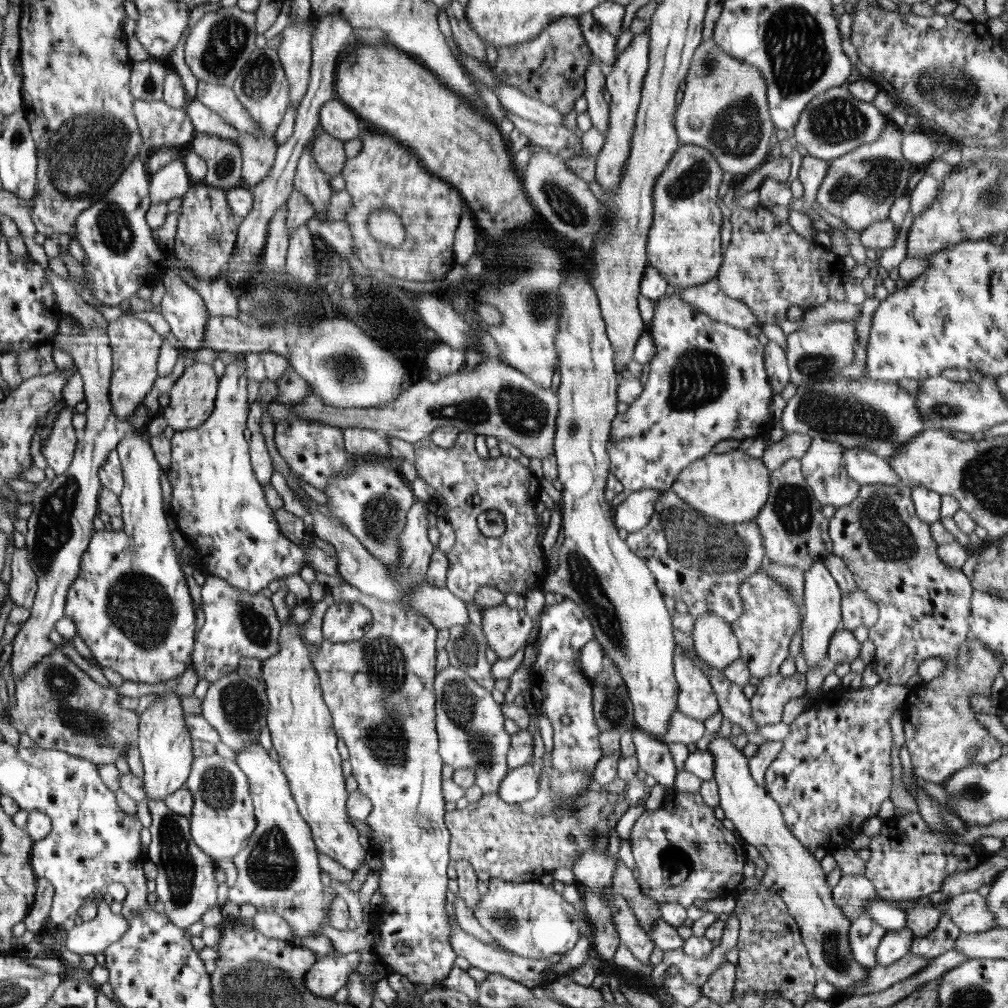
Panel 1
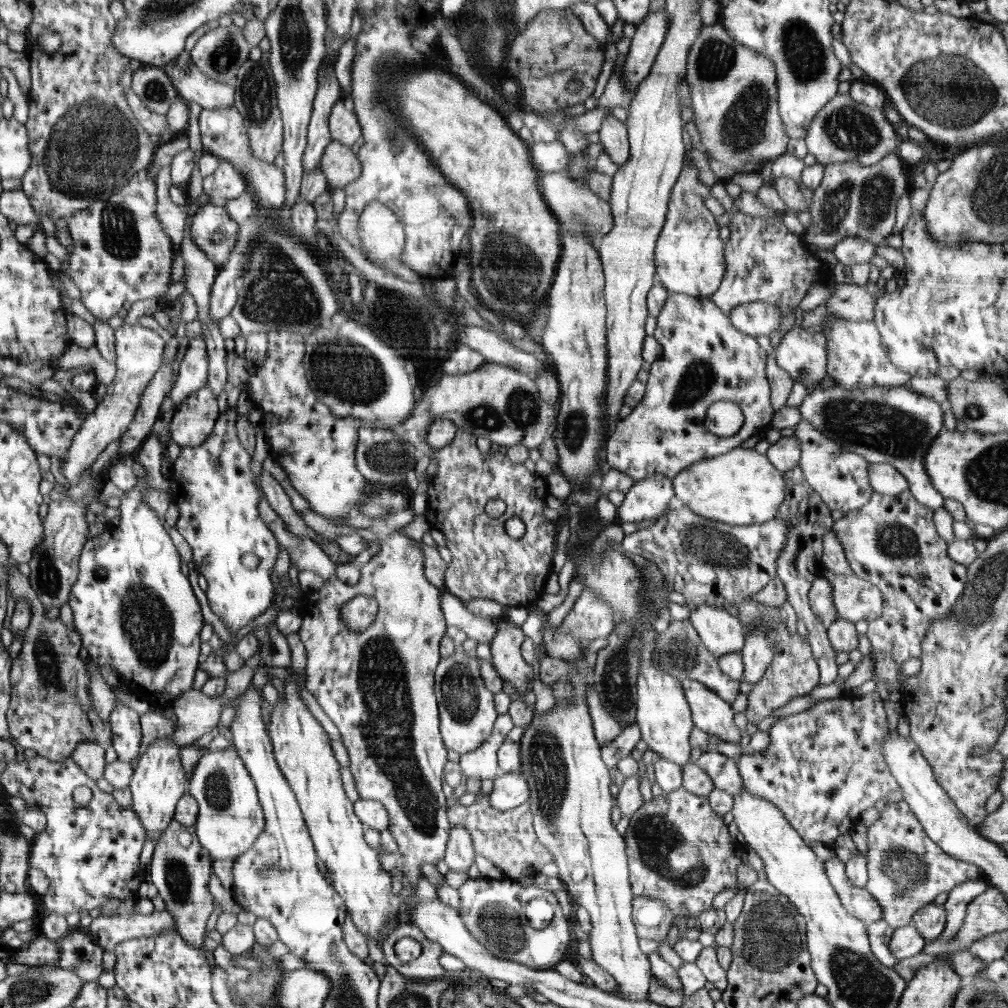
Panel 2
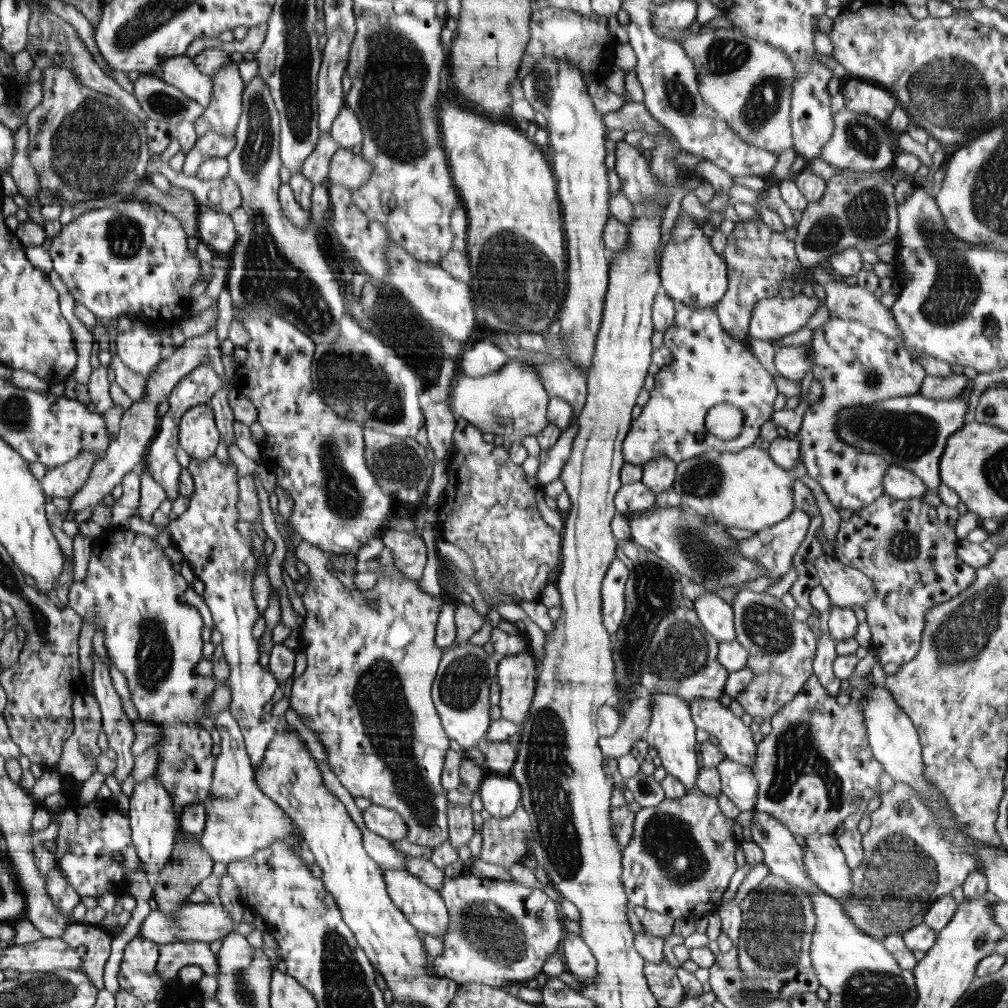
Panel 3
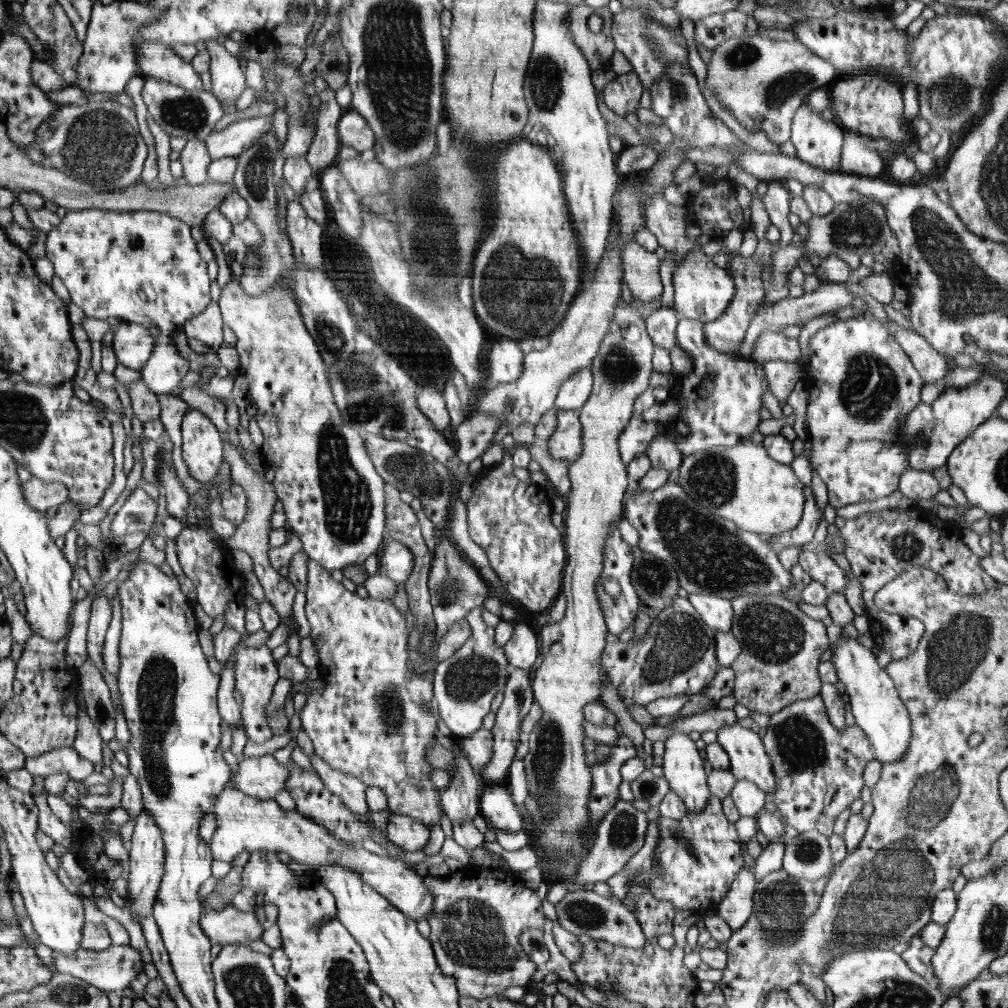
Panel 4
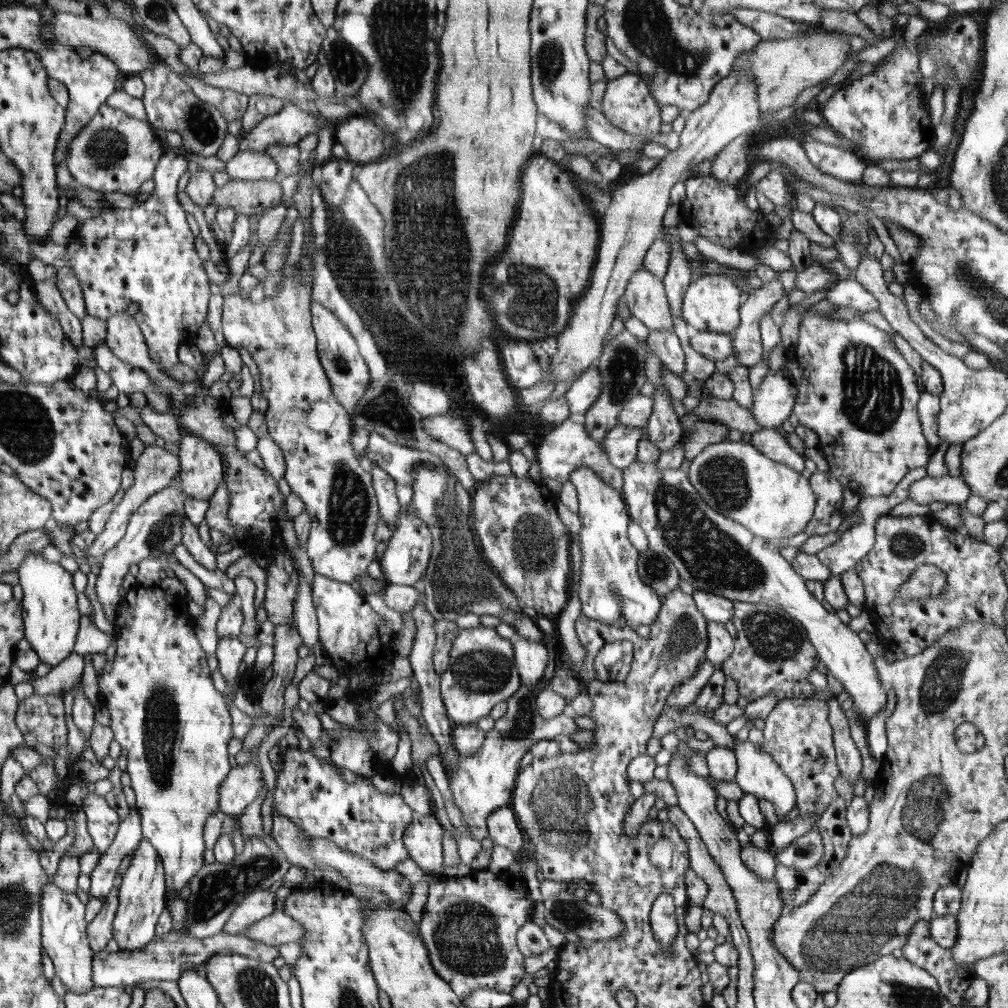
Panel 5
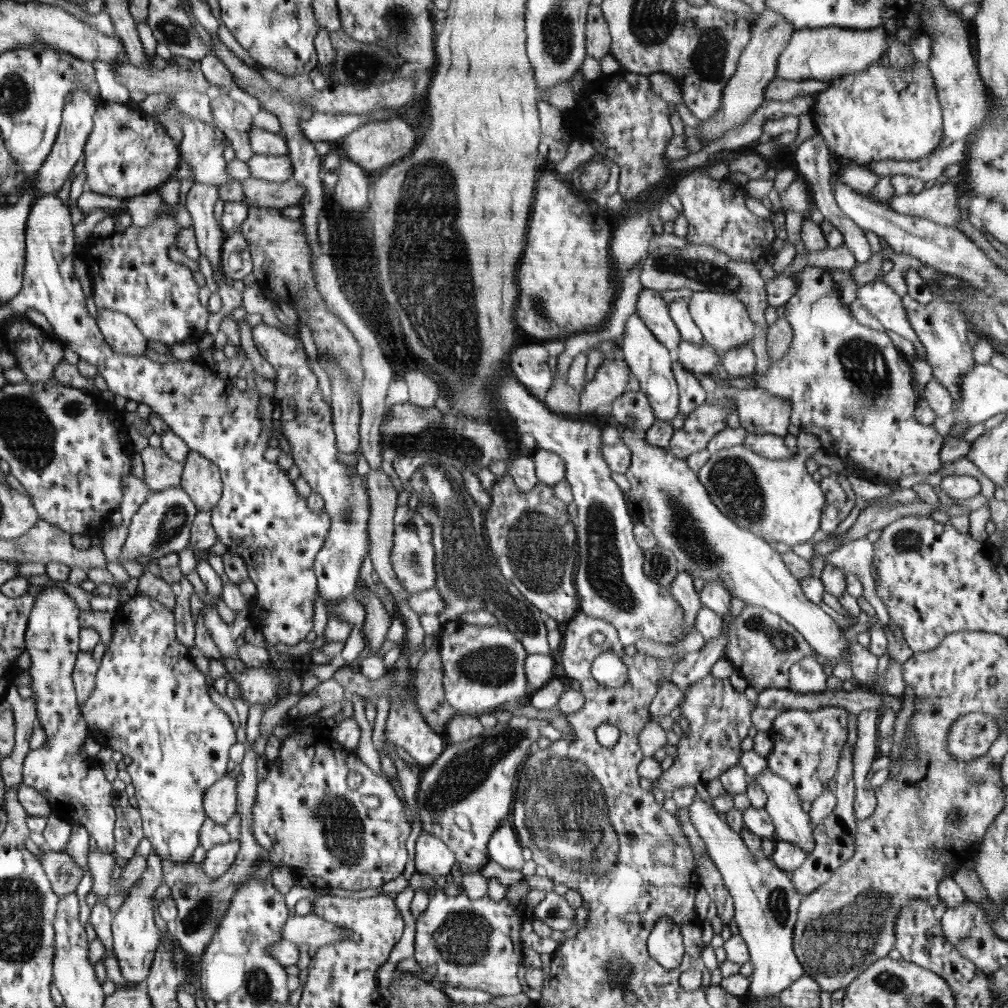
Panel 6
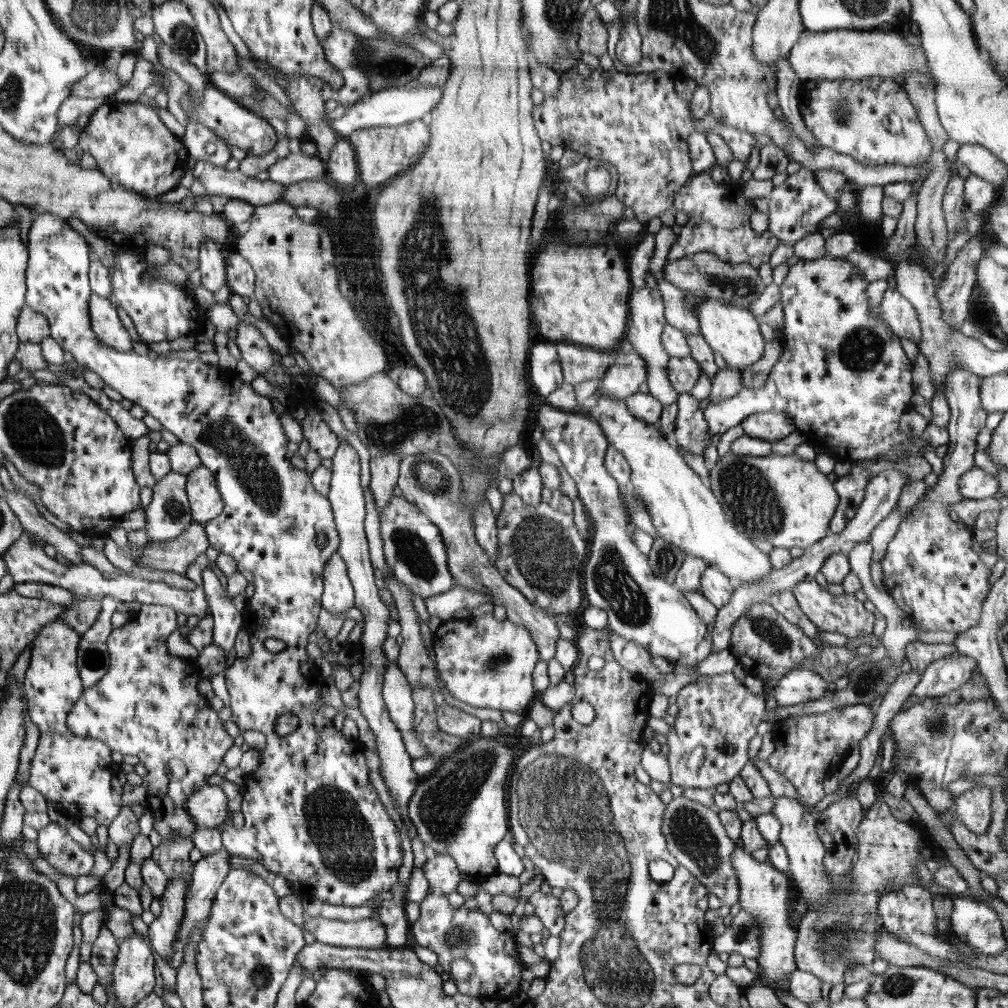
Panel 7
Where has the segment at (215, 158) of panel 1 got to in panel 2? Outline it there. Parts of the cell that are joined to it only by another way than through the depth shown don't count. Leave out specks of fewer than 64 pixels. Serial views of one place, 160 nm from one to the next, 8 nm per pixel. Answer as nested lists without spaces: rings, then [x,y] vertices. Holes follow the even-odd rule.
[[[220,158],[218,168],[208,178],[204,177],[204,192],[210,195],[210,202],[224,206],[227,200],[236,198],[248,188],[247,181],[238,168],[226,159]]]

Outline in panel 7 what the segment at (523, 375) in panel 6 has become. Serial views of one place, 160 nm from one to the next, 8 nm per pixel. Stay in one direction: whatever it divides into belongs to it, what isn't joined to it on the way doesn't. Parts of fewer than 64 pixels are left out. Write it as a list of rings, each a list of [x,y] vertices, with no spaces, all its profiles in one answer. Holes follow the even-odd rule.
[[[533,342],[529,350],[527,376],[535,396],[547,397],[564,382],[561,362],[553,342]]]

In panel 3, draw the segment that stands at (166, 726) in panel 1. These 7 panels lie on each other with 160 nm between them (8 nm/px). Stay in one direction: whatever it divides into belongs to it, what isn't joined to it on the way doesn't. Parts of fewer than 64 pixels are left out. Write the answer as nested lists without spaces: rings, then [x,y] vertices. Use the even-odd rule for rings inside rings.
[[[154,776],[142,779],[134,785],[129,798],[129,815],[131,816],[133,842],[140,860],[144,863],[142,870],[147,874],[162,870],[171,858],[176,845],[177,816],[171,794]]]

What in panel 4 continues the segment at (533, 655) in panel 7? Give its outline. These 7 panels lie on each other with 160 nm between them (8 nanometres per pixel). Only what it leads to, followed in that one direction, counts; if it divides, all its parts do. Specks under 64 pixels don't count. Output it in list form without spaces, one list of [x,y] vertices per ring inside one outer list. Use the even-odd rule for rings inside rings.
[[[482,607],[473,608],[465,616],[472,636],[452,656],[440,661],[433,674],[435,713],[442,728],[458,741],[483,728],[484,717],[491,711],[492,699],[503,692],[511,672],[503,647],[494,643],[495,628],[484,623],[482,611]]]

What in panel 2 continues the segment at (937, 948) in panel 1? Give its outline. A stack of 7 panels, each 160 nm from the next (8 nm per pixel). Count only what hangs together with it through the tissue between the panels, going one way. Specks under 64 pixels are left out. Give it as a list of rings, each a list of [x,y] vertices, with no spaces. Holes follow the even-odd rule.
[[[982,877],[970,879],[957,884],[949,891],[948,898],[943,907],[946,911],[946,928],[940,939],[947,941],[957,936],[958,931],[964,925],[964,917],[968,904],[972,902],[981,892],[984,892],[989,885]]]

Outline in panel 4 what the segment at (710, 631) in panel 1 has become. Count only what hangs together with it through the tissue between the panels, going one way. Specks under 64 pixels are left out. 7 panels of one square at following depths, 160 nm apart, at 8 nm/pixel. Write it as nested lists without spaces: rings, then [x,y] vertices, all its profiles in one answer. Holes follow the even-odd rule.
[[[689,594],[688,600],[712,630],[715,632],[731,630],[733,607],[726,598],[719,598],[715,595]]]

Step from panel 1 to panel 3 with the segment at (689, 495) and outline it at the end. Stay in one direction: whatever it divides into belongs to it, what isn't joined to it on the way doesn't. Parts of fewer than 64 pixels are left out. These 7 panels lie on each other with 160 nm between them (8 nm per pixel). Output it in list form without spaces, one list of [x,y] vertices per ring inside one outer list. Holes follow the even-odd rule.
[[[750,446],[739,452],[710,451],[704,455],[680,462],[677,465],[673,490],[680,496],[681,504],[698,515],[712,517],[724,527],[736,527],[753,533],[772,528],[786,520],[796,509],[794,507],[794,477],[791,472],[780,468],[769,456],[767,449]]]

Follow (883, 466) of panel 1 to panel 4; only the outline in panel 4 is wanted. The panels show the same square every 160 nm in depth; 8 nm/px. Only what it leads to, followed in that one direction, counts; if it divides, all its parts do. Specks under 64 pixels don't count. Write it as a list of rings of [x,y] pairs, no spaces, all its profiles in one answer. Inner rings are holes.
[[[912,468],[900,476],[898,490],[915,503],[920,500],[932,501],[942,491],[932,473],[913,470]]]

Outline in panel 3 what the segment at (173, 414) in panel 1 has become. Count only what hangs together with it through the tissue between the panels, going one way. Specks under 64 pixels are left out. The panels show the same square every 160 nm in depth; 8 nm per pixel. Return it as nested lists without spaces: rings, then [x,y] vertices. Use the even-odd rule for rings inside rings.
[[[206,403],[189,408],[179,422],[179,445],[191,460],[210,460],[218,446],[218,430]]]

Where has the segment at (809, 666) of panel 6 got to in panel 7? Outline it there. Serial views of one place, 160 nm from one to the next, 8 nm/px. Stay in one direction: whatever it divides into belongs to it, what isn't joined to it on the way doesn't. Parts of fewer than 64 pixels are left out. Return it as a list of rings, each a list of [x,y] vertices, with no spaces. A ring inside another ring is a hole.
[[[796,670],[779,679],[773,693],[778,705],[792,706],[822,698],[828,691],[827,684],[814,670]]]

